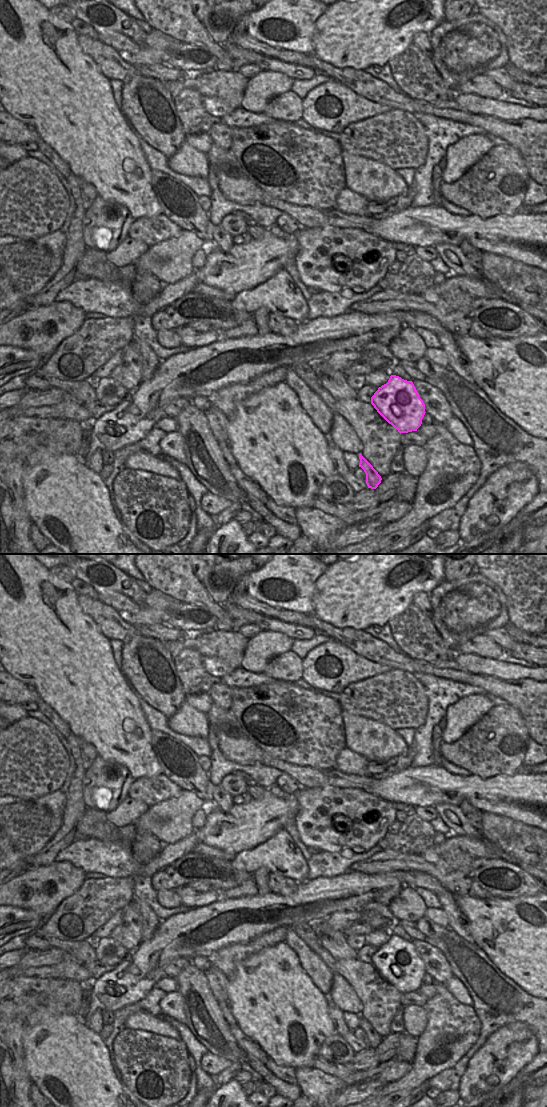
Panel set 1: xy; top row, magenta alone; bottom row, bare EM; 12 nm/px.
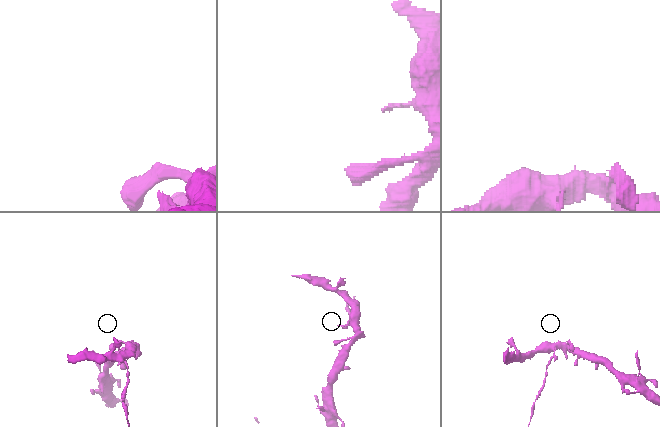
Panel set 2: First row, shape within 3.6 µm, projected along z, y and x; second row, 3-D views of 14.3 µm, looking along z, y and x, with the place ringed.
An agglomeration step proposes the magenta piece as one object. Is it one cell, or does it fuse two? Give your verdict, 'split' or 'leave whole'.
split

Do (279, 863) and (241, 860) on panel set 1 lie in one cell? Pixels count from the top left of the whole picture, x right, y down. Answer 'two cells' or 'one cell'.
one cell

